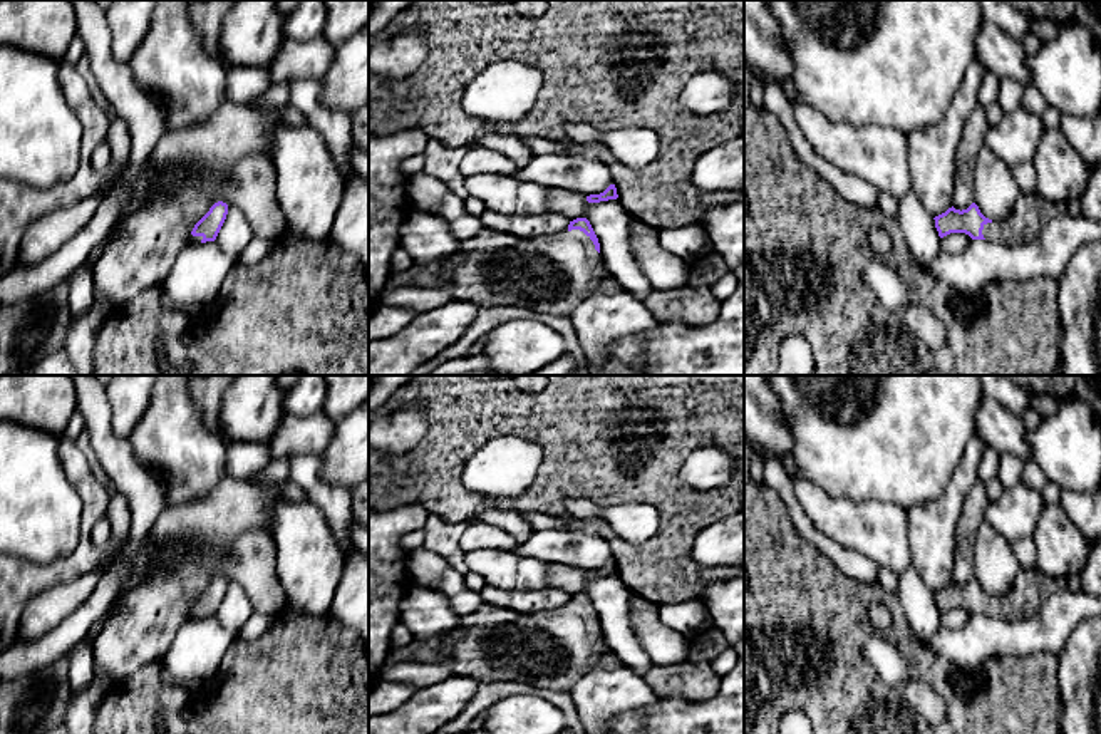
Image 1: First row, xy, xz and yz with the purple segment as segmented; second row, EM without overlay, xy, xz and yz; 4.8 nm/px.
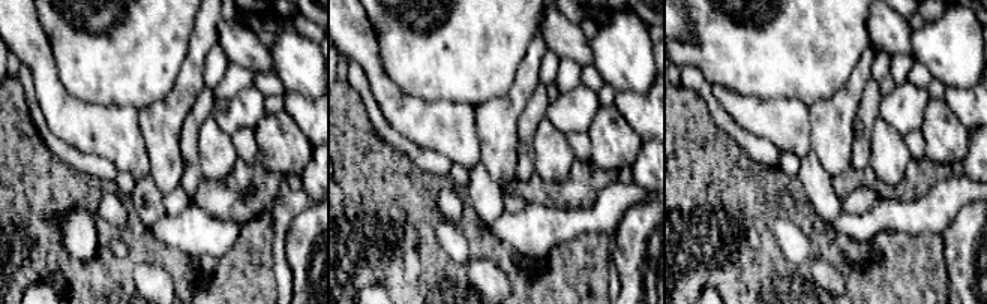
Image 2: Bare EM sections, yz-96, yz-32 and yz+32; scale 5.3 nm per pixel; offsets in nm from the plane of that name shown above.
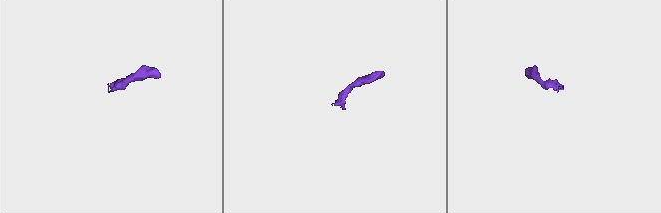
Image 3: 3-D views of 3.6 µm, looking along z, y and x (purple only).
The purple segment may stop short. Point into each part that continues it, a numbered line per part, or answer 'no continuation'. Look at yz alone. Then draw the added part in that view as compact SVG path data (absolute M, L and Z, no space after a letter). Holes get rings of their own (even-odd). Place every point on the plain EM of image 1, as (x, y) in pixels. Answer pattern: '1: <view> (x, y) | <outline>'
1: yz (1031, 589) | M1021 568L1012 588L1002 597L984 600L982 610L985 615L999 618L1027 618L1036 615L1049 597L1066 588L1064 578L1051 578L1037 568Z

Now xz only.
1: xz (553, 649) | M483 603L478 610L459 618L459 637L449 640L451 632L434 635L427 640L412 640L406 647L392 647L385 655L385 664L444 664L452 675L471 677L481 682L516 680L531 684L540 689L571 692L575 684L588 674L608 650L602 630L595 625L593 617L580 605L563 605L560 608L543 608L536 613L518 613L509 608L491 607Z

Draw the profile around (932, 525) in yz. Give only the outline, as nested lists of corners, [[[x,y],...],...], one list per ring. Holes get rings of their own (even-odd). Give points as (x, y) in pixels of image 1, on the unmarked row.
[[[975,434],[940,496],[907,509],[912,566],[932,593],[954,582],[955,526],[972,486],[985,442]]]

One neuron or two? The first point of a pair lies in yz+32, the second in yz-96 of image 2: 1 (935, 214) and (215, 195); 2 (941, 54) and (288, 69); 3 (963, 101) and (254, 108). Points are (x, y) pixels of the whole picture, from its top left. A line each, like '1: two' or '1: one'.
1: two
2: one
3: two

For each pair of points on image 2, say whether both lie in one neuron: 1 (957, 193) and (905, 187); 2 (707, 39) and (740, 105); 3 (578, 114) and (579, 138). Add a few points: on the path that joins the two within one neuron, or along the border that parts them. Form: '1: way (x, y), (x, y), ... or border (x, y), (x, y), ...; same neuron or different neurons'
1: border (953, 174), (921, 196), (893, 199); different neurons
2: border (711, 84), (758, 98), (765, 104); different neurons
3: border (587, 131), (573, 131), (567, 135); different neurons

